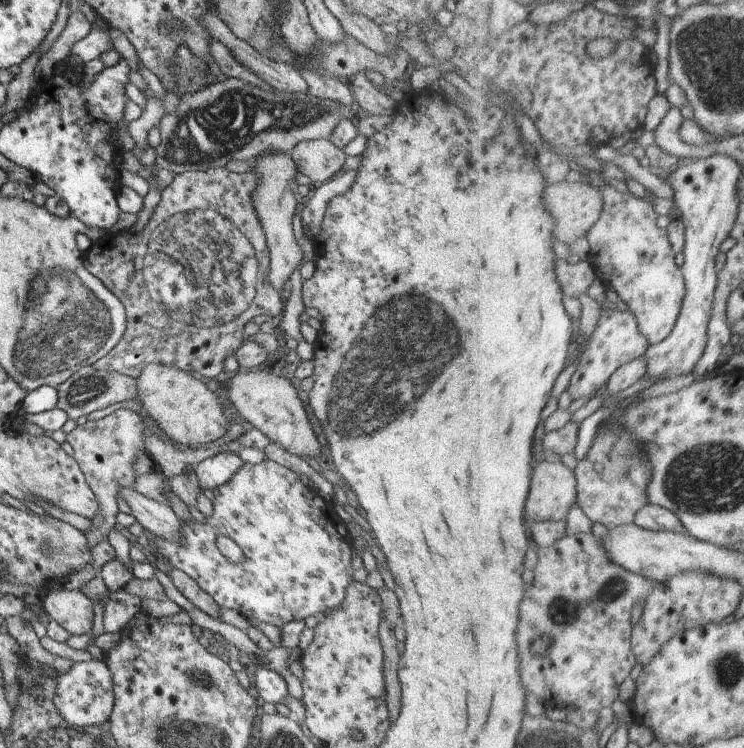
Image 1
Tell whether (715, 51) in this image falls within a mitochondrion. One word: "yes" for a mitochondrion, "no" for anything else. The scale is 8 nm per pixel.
yes

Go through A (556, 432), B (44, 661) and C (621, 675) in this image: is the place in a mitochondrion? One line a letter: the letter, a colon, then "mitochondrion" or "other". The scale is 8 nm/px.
A: other
B: other
C: other

